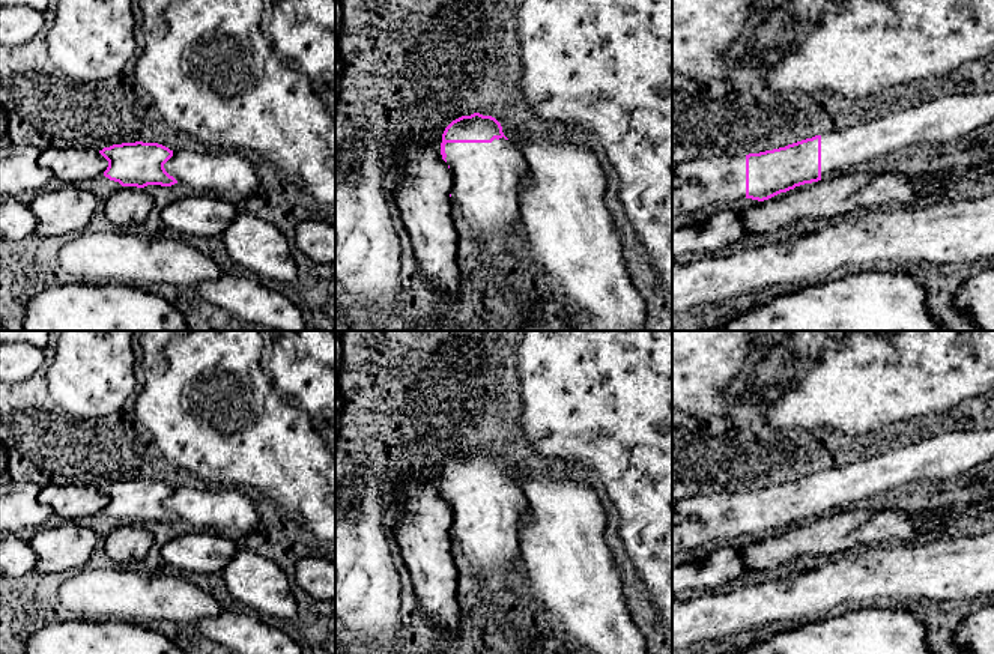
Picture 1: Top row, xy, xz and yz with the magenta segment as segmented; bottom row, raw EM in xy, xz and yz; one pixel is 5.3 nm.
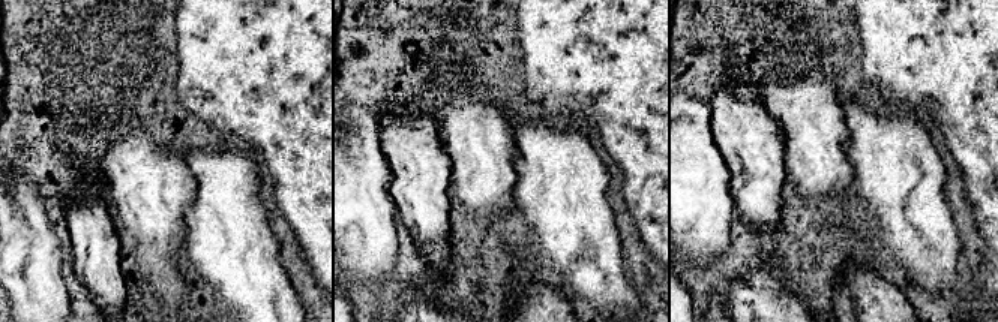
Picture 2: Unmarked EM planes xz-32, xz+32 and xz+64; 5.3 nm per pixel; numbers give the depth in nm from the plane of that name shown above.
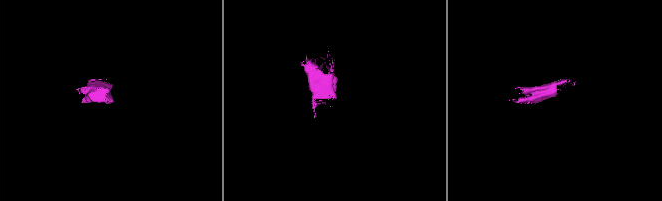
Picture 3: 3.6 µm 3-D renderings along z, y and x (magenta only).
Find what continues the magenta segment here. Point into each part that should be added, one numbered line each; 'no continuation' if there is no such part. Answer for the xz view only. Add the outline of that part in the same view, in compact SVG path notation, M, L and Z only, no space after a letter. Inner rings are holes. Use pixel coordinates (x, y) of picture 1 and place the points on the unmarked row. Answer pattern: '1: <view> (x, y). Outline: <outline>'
1: xz (487, 516). Outline: M504 474L492 480L447 480L451 540L483 582L505 580L520 558L526 499Z

